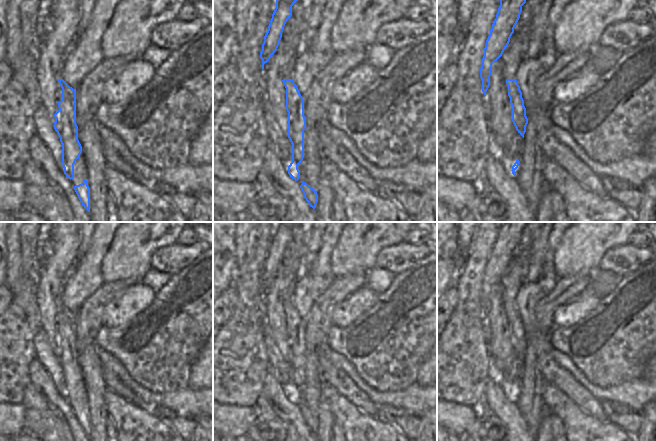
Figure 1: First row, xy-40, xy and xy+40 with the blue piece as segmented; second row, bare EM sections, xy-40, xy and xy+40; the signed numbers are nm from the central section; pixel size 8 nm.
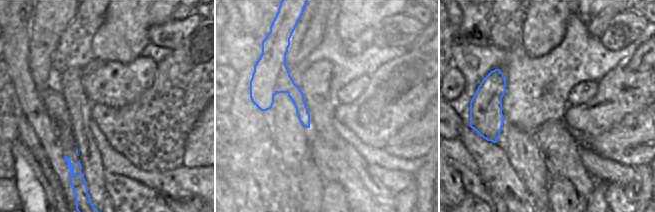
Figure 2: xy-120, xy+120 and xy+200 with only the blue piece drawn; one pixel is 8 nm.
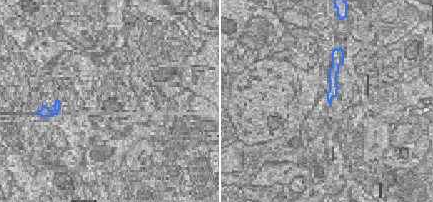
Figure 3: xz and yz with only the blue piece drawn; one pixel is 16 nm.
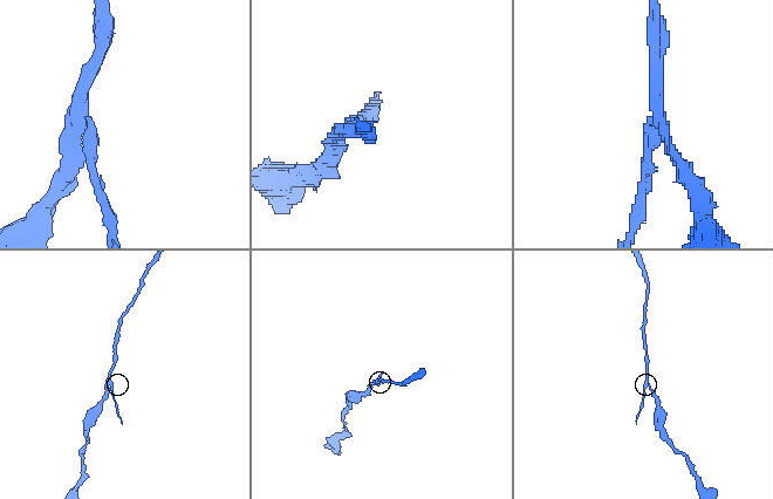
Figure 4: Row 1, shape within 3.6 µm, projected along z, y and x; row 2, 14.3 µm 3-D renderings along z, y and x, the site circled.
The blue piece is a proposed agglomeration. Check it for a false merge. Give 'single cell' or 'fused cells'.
fused cells

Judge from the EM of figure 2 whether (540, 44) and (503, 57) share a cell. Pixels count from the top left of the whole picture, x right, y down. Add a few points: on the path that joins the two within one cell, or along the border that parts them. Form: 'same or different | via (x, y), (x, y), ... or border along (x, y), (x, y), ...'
different | border along (520, 44), (529, 56), (542, 56), (546, 54)

